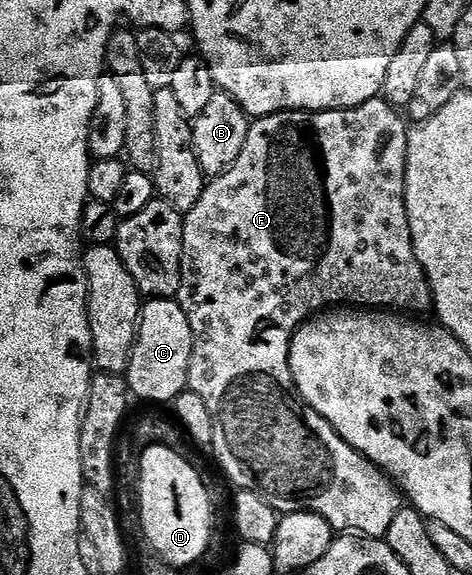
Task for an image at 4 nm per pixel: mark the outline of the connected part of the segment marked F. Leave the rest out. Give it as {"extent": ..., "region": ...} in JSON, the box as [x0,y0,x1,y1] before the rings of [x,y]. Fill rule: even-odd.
{"extent":[177,97,435,539],"region":[[[376,97],[365,101],[356,107],[347,107],[343,111],[282,111],[276,115],[265,115],[256,118],[249,129],[249,137],[245,137],[245,149],[241,149],[241,157],[237,157],[237,161],[233,161],[233,165],[226,173],[221,176],[212,178],[206,184],[201,193],[201,201],[197,201],[197,205],[193,205],[193,209],[189,209],[183,215],[183,268],[181,269],[181,289],[177,296],[177,301],[181,305],[181,309],[185,309],[185,313],[189,317],[189,325],[193,329],[193,337],[195,344],[193,345],[193,357],[189,365],[189,377],[187,378],[187,386],[193,393],[197,393],[197,397],[201,397],[201,401],[205,401],[205,406],[209,408],[209,413],[213,417],[213,441],[211,447],[215,455],[219,458],[219,463],[223,466],[223,471],[236,484],[236,488],[252,491],[262,497],[270,507],[277,513],[283,515],[292,515],[298,511],[308,511],[309,513],[317,513],[321,517],[325,517],[325,521],[329,521],[329,525],[339,533],[358,533],[368,539],[383,539],[386,536],[389,525],[393,525],[393,517],[397,517],[401,506],[401,492],[393,482],[391,476],[384,473],[380,467],[362,455],[360,451],[354,451],[351,446],[344,441],[340,435],[333,429],[333,425],[329,425],[329,421],[325,421],[325,417],[321,417],[321,413],[317,413],[317,409],[313,409],[303,400],[303,395],[297,389],[297,385],[293,381],[293,369],[289,365],[289,357],[291,356],[291,339],[295,336],[295,332],[312,318],[316,313],[322,312],[324,309],[335,309],[340,305],[350,305],[355,309],[390,309],[395,313],[419,313],[415,311],[432,310],[435,298],[431,292],[431,282],[427,280],[427,274],[423,271],[421,261],[417,261],[415,250],[413,249],[413,237],[409,229],[409,217],[407,216],[407,202],[405,201],[405,193],[407,191],[407,136],[409,134],[409,123],[406,118],[396,108],[390,107],[381,97]]]}

